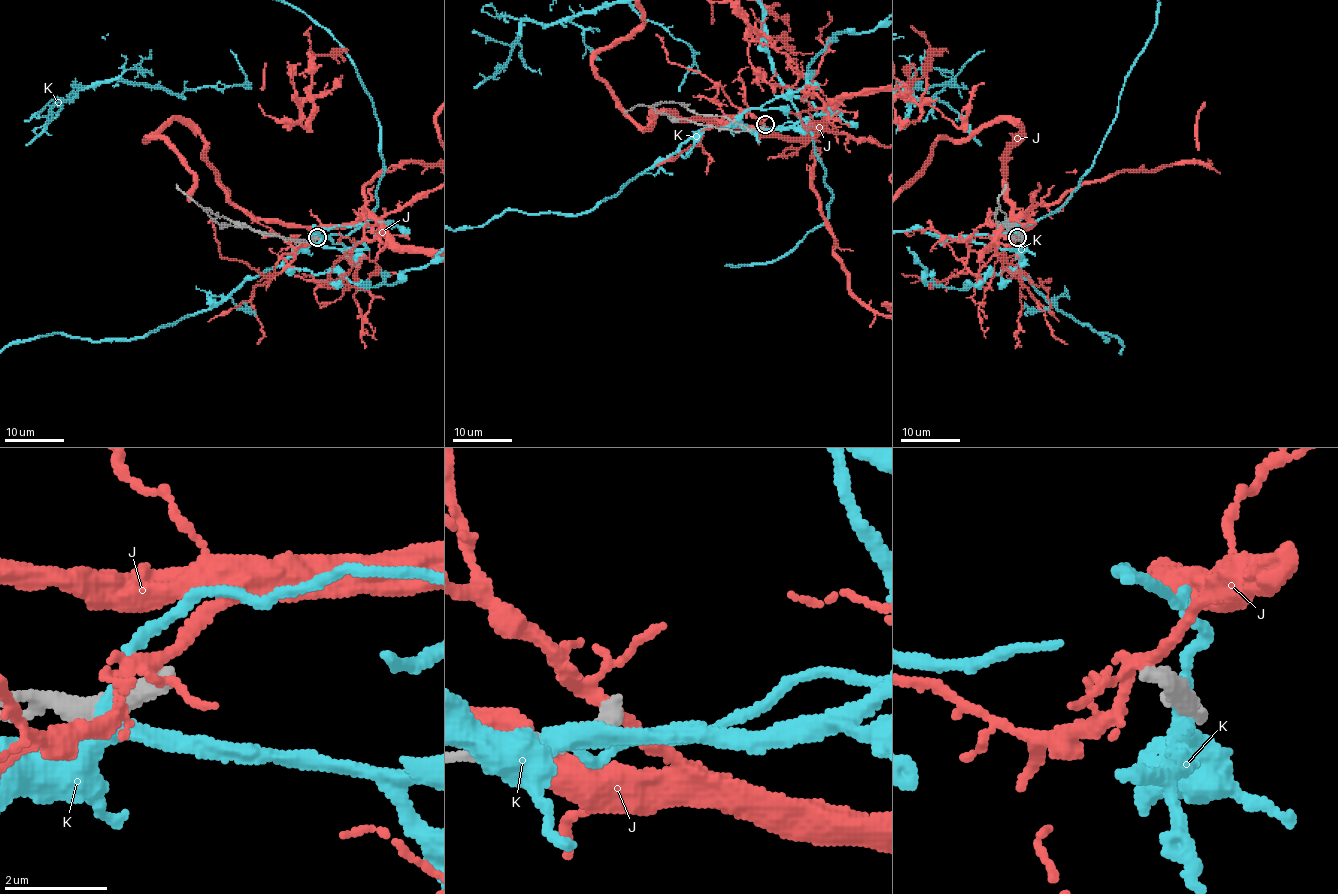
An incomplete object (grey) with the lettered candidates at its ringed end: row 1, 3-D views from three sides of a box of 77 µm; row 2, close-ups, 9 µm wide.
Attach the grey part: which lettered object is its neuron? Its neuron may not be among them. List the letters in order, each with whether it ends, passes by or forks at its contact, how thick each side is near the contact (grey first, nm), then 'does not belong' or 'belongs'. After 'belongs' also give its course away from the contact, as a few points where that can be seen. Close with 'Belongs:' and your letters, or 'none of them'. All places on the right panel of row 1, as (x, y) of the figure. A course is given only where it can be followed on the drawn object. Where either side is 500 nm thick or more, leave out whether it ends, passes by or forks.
J: it forks; calibres 380 and 200 nm; does not belong
K: it forks; calibres 360 and 280 nm; does not belong
Belongs: none of them

